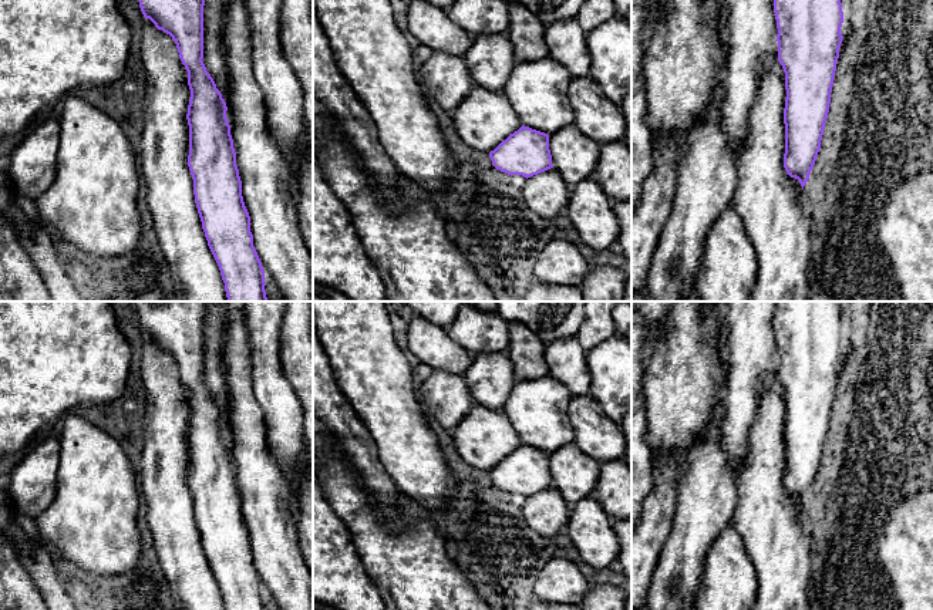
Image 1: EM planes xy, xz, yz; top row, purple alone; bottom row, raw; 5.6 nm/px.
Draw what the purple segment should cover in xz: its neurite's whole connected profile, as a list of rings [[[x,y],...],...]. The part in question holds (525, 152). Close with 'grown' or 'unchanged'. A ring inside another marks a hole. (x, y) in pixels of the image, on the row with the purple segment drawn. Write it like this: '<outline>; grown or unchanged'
[[[525,125],[491,151],[489,158],[501,172],[526,179],[553,168],[549,135]]]; unchanged

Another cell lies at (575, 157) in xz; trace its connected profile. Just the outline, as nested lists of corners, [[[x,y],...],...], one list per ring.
[[[575,124],[549,135],[553,169],[575,188],[590,179],[599,164],[602,144],[586,137]]]

